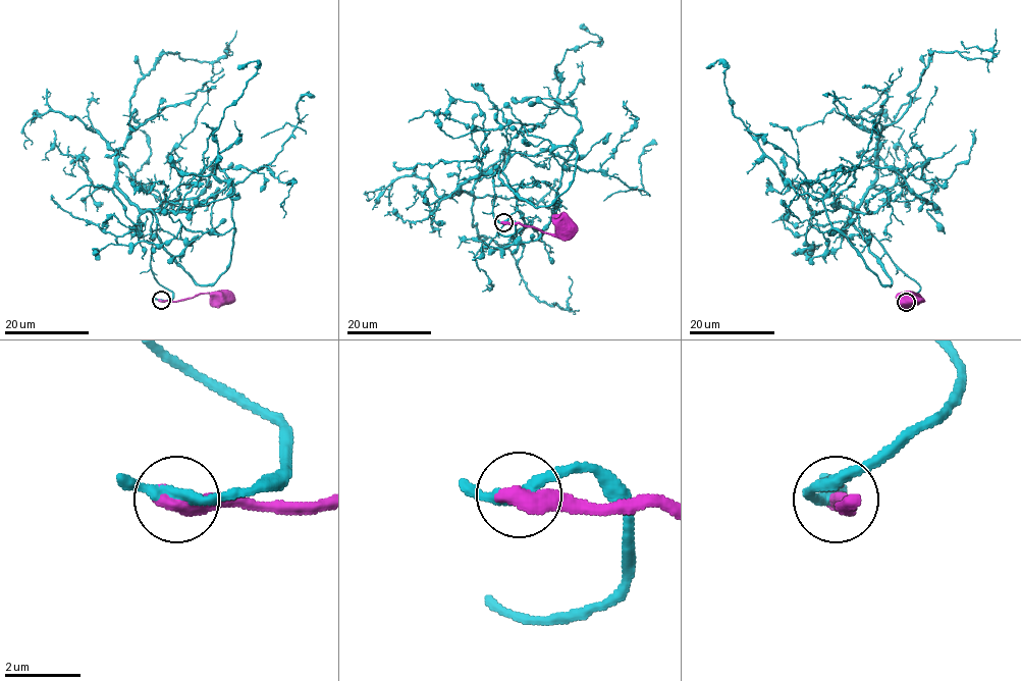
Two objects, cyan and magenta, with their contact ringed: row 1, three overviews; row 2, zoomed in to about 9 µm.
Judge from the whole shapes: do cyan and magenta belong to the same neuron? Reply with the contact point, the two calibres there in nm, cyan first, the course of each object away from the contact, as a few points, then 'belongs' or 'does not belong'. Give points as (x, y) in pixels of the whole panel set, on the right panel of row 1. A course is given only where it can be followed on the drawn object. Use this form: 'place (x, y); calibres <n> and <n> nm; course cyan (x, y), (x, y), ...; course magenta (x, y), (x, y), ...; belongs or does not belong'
place (906, 302); calibres 280 and 500 nm; course cyan (906, 301), (920, 287), (858, 214), (851, 222), (891, 285), (732, 112), (727, 67), (707, 68); course magenta (906, 301), (918, 295), (906, 298); belongs

